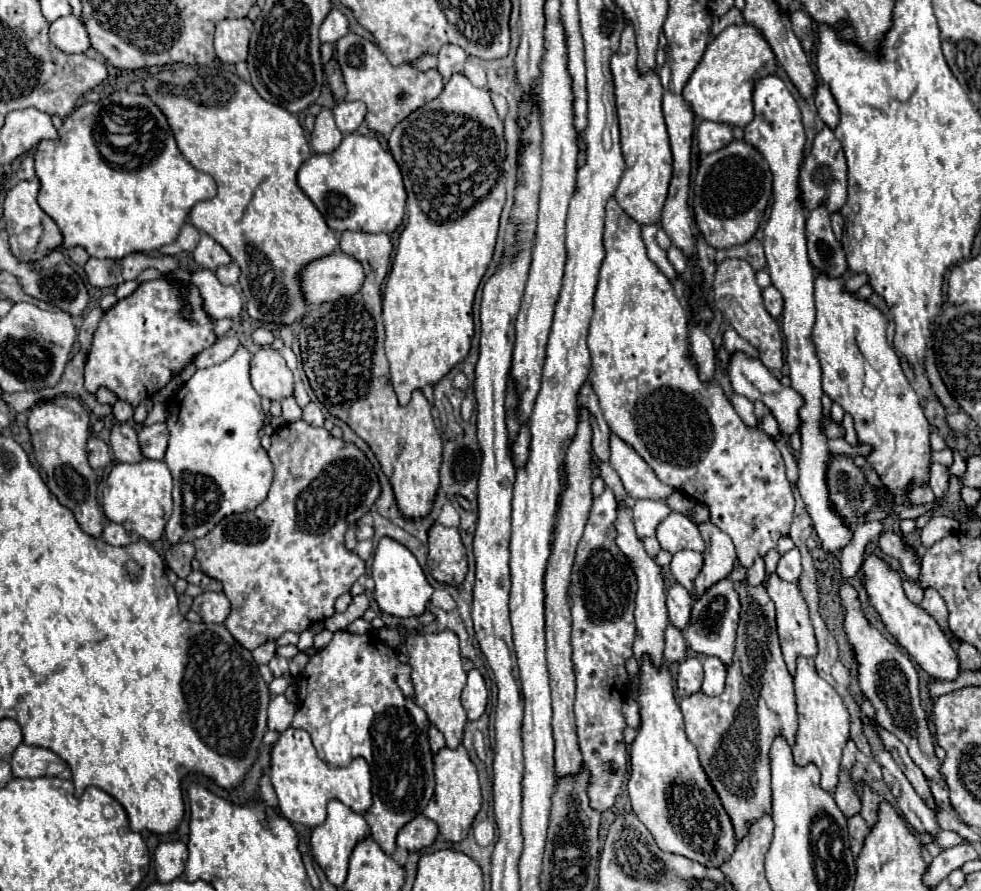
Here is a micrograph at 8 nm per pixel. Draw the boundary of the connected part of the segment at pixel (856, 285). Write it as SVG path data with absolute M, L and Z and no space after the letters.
M861 272L861 274L851 274L851 276L845 278L845 288L847 288L849 292L855 292L855 290L859 290L863 284L867 284L867 282L869 282L869 276L867 276L865 272Z

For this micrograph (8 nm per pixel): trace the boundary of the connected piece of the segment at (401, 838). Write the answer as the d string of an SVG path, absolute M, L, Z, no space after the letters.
M419 814L411 822L407 822L397 834L397 846L403 850L421 850L435 842L437 838L437 824L427 816Z

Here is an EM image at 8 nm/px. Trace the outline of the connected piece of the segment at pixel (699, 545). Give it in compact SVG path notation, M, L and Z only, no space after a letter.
M671 512L659 526L657 526L657 540L663 550L675 554L679 550L705 550L705 542L701 540L701 534L697 526L677 512Z

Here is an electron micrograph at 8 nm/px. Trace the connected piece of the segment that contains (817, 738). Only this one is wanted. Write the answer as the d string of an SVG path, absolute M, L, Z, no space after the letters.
M805 656L797 658L797 672L795 672L795 694L797 694L797 714L799 714L799 728L793 744L793 756L797 764L817 764L821 770L821 788L827 792L835 792L839 782L839 762L841 750L849 740L849 712L841 702L839 694L831 684L827 684Z

